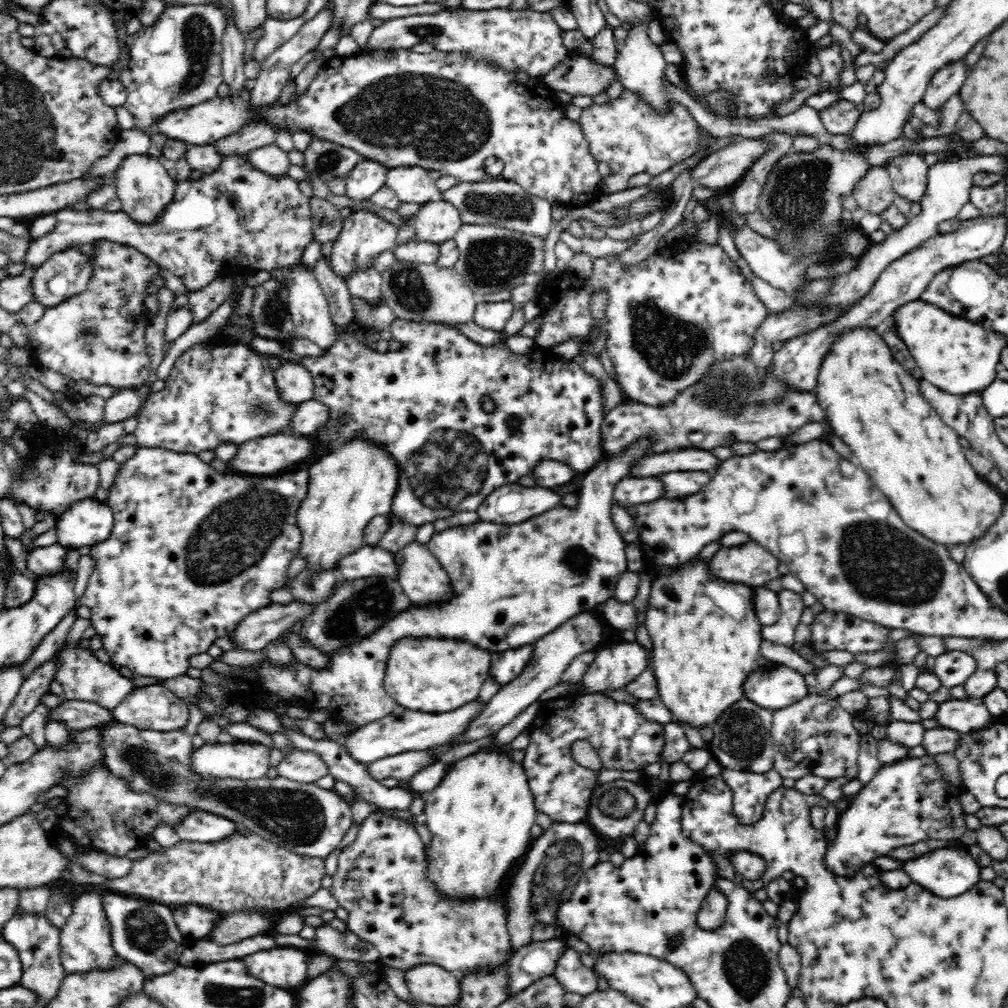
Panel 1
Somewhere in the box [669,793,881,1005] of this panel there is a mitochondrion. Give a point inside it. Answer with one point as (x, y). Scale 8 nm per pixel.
(746, 965)

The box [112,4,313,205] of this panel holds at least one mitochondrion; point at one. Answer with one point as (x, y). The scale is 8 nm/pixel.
(197, 36)

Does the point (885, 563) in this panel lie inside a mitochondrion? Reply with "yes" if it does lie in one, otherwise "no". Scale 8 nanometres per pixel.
yes

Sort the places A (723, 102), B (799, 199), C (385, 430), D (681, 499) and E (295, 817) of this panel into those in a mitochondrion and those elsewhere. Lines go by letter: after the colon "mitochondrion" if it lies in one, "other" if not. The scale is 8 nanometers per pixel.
A: mitochondrion
B: mitochondrion
C: other
D: other
E: mitochondrion

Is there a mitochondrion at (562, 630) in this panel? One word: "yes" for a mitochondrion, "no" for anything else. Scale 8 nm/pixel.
no

